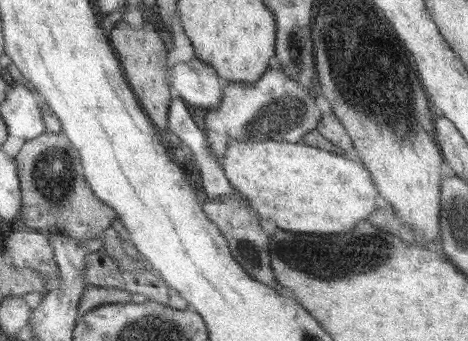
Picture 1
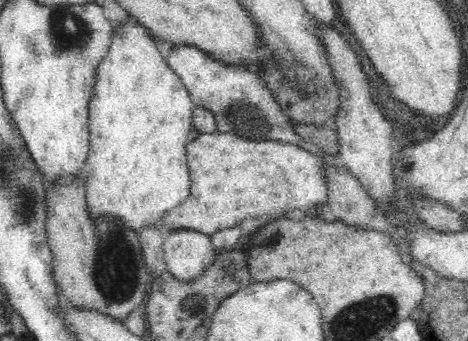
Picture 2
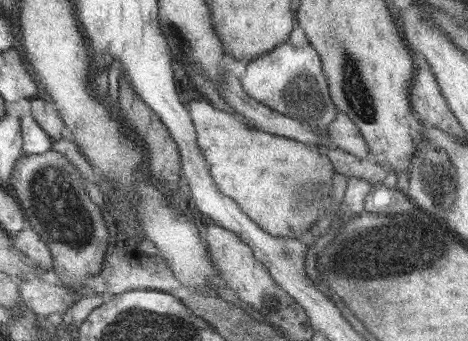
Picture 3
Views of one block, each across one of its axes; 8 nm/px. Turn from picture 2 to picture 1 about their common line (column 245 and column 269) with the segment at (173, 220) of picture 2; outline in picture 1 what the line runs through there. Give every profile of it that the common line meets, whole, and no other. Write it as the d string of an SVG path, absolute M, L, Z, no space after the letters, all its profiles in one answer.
M233 138L229 142L227 154L221 158L223 168L227 170L229 180L233 186L249 200L249 206L259 210L263 220L271 222L279 230L287 230L293 234L341 234L351 232L357 228L361 220L367 220L375 210L375 182L373 174L365 170L361 162L347 160L341 154L307 146L295 144L289 140L269 140L269 138Z

